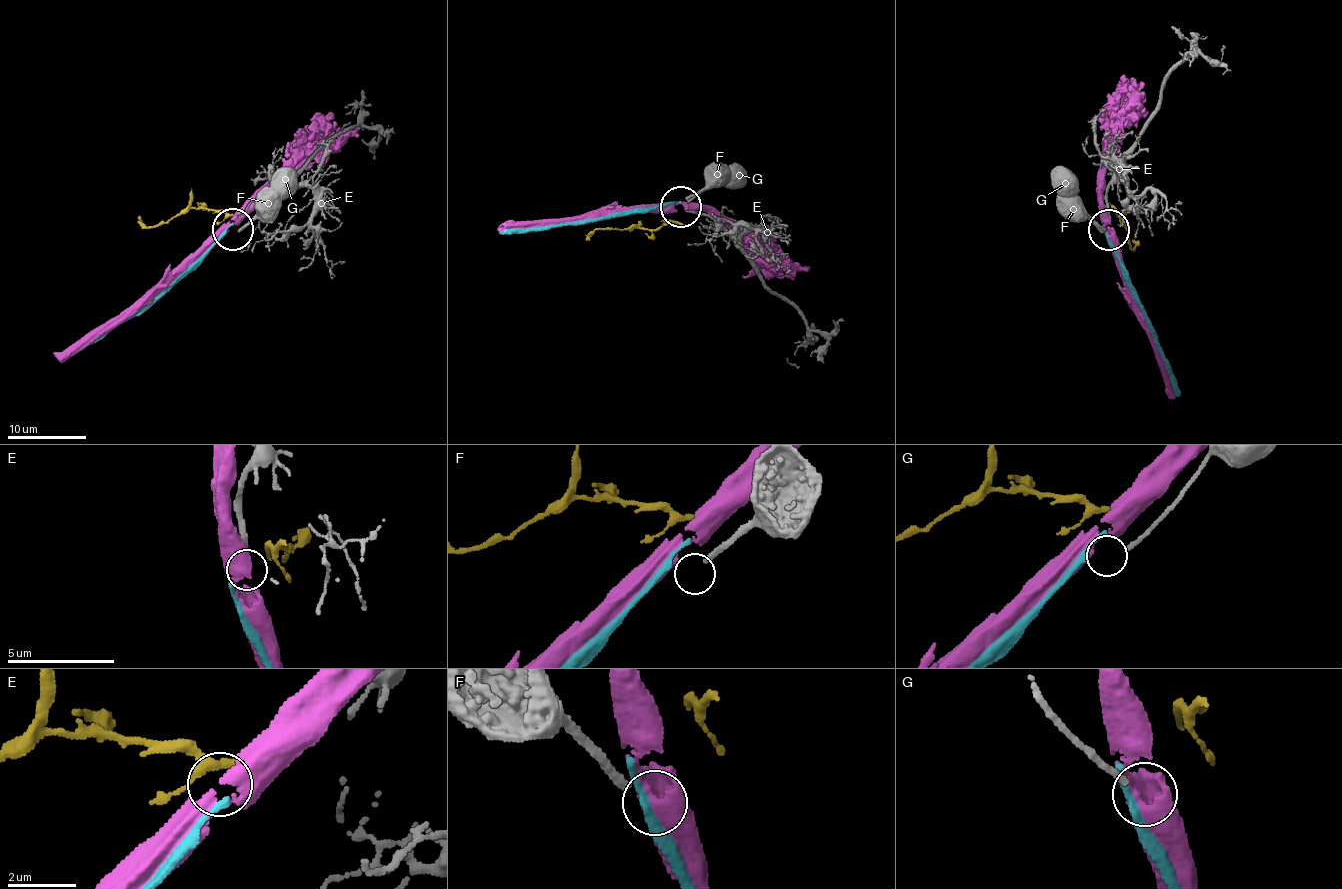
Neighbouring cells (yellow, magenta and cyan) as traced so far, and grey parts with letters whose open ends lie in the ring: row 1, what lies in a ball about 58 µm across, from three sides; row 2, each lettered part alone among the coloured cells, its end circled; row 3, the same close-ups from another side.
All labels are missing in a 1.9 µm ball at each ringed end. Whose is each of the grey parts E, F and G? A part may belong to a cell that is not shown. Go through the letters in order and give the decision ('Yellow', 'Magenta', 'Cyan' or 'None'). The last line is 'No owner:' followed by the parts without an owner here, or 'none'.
E: None
F: None
G: None
No owner: E, F, G

